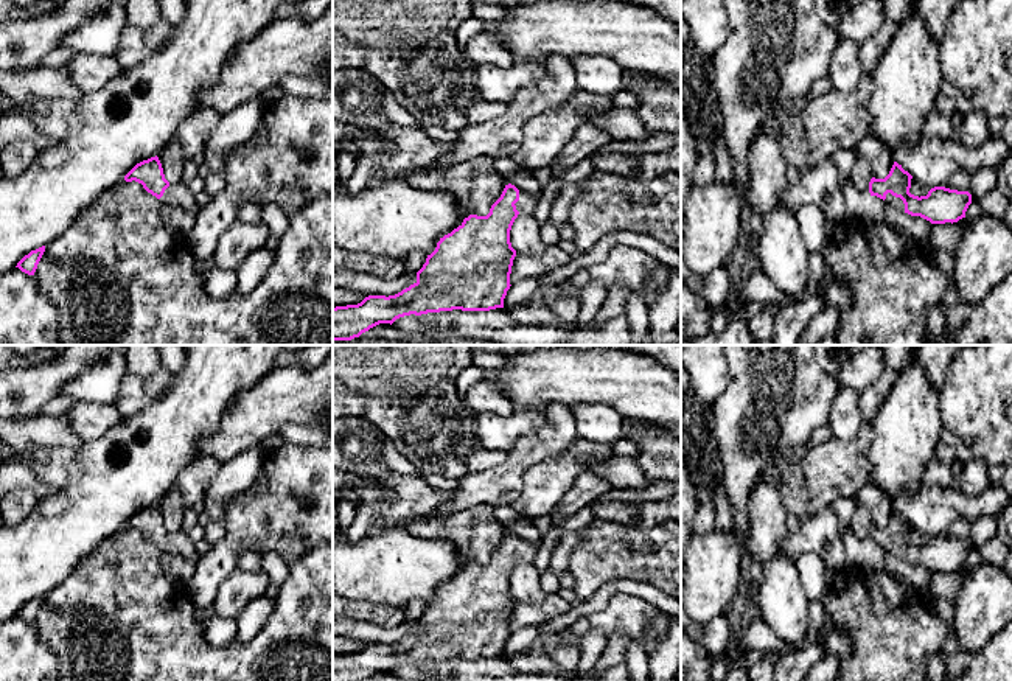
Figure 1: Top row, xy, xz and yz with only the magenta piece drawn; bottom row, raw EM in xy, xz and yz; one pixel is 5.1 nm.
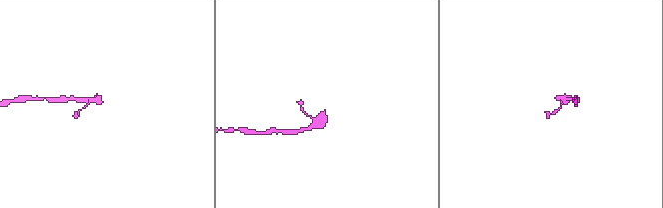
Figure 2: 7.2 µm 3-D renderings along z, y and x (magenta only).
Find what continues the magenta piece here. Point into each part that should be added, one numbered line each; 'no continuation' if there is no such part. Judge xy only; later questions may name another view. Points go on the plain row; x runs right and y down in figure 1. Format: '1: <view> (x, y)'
1: xy (177, 543)

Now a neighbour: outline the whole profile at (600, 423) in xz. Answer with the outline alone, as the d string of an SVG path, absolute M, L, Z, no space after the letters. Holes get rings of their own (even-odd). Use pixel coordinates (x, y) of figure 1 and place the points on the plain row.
M575 404L571 406L581 437L603 445L614 445L625 437L625 418L606 404Z

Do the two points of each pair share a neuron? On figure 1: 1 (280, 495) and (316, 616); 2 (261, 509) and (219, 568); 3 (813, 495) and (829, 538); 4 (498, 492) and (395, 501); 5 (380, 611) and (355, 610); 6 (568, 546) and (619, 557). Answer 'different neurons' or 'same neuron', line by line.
1: different neurons
2: same neuron
3: different neurons
4: different neurons
5: same neuron
6: different neurons

